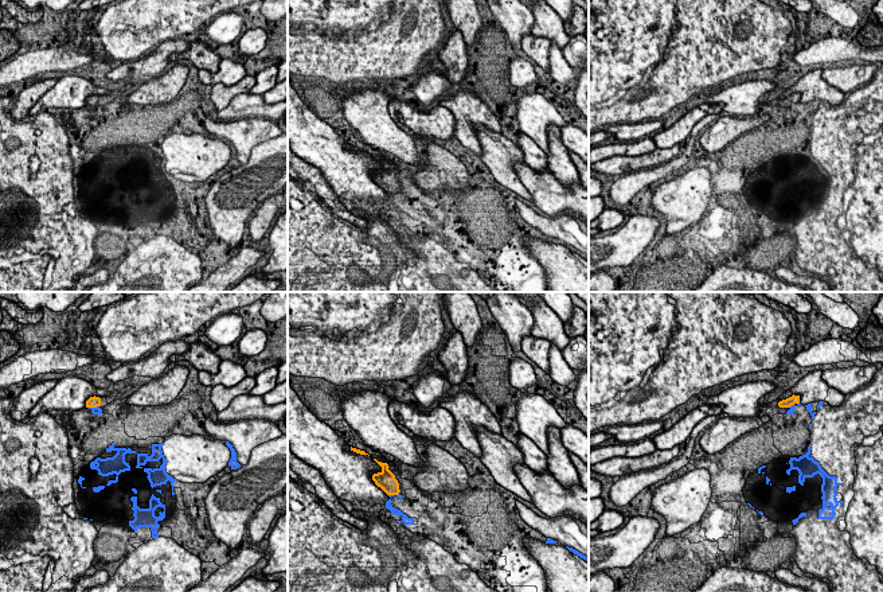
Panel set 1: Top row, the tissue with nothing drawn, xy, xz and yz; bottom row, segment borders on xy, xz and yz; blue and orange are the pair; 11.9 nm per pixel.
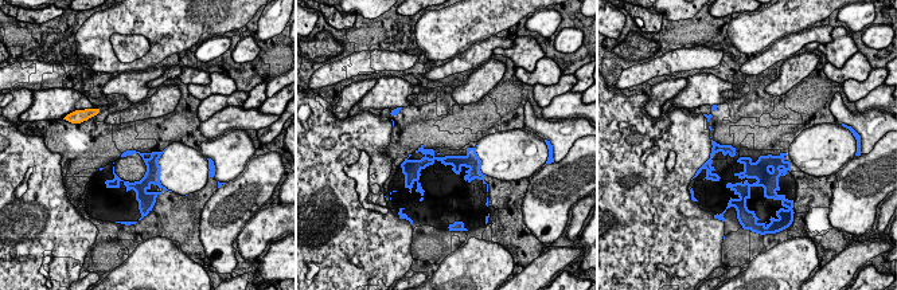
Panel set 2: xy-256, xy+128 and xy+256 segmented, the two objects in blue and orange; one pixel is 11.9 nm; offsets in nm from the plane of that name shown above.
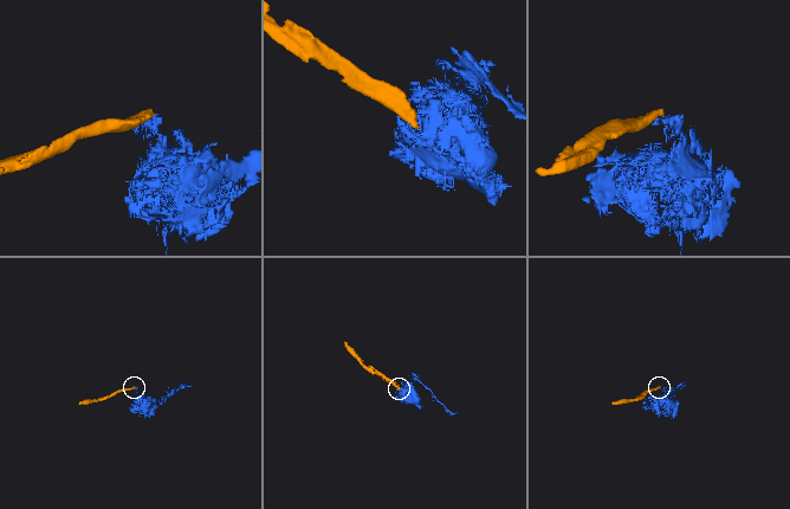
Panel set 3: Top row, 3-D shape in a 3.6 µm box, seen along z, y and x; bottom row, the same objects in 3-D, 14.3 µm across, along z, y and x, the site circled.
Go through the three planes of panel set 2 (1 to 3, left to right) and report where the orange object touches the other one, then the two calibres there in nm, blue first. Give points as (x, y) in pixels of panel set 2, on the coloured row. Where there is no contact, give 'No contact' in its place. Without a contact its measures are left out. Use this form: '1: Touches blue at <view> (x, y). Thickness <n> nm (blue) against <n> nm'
1: No contact
2: No contact
3: No contact

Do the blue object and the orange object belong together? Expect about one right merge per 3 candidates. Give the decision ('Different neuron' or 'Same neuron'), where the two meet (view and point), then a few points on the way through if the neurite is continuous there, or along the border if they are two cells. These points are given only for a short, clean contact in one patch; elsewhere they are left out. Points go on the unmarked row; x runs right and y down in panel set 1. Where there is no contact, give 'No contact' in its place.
Different neuron. Touches blue at xy (93, 106). Boundary: xy (98, 104), (89, 106)

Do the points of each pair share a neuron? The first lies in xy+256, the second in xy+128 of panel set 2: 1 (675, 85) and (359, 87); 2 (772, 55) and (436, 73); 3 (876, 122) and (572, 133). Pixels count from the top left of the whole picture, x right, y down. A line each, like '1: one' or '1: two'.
1: one
2: one
3: one

